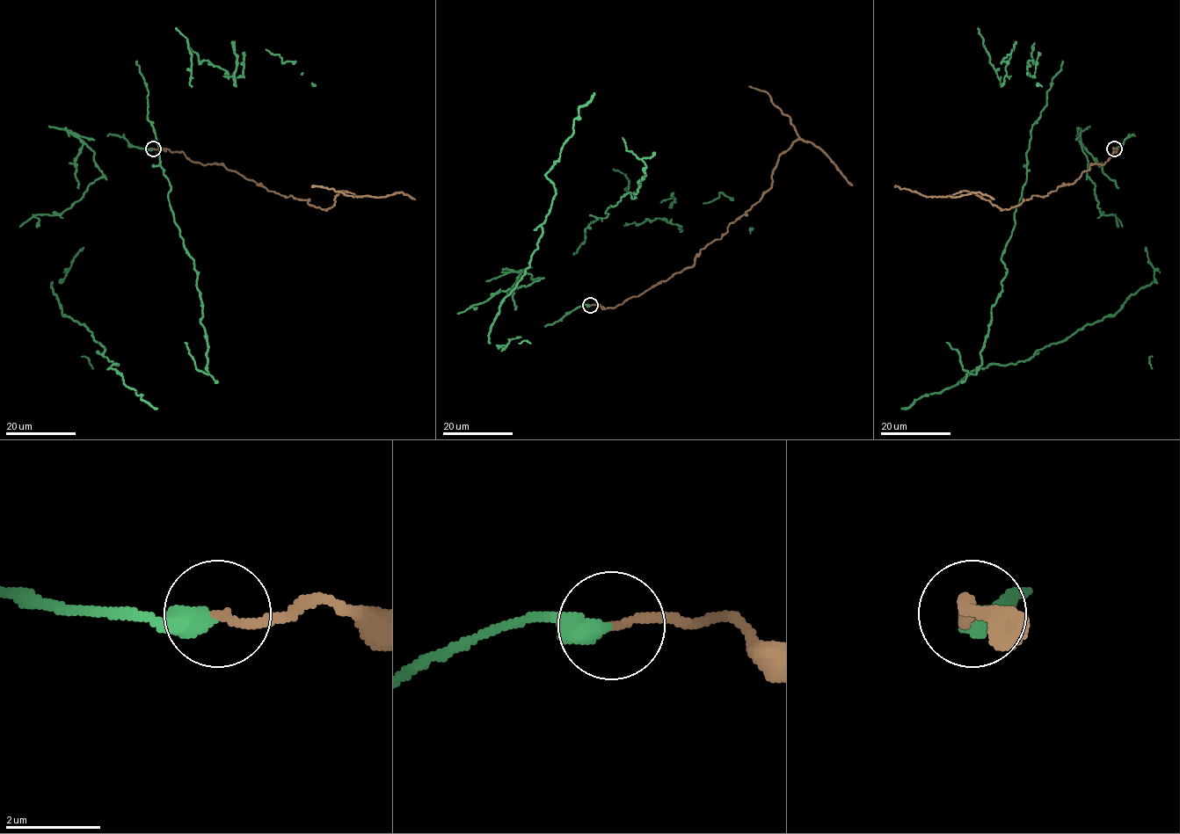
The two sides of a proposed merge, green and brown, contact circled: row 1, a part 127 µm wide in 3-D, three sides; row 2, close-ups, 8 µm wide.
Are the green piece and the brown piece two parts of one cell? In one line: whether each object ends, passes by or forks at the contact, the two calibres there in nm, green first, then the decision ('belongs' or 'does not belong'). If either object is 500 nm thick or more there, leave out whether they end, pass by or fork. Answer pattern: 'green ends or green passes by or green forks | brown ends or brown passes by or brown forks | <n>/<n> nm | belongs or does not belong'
green ends | brown ends | 480/180 nm | does not belong

